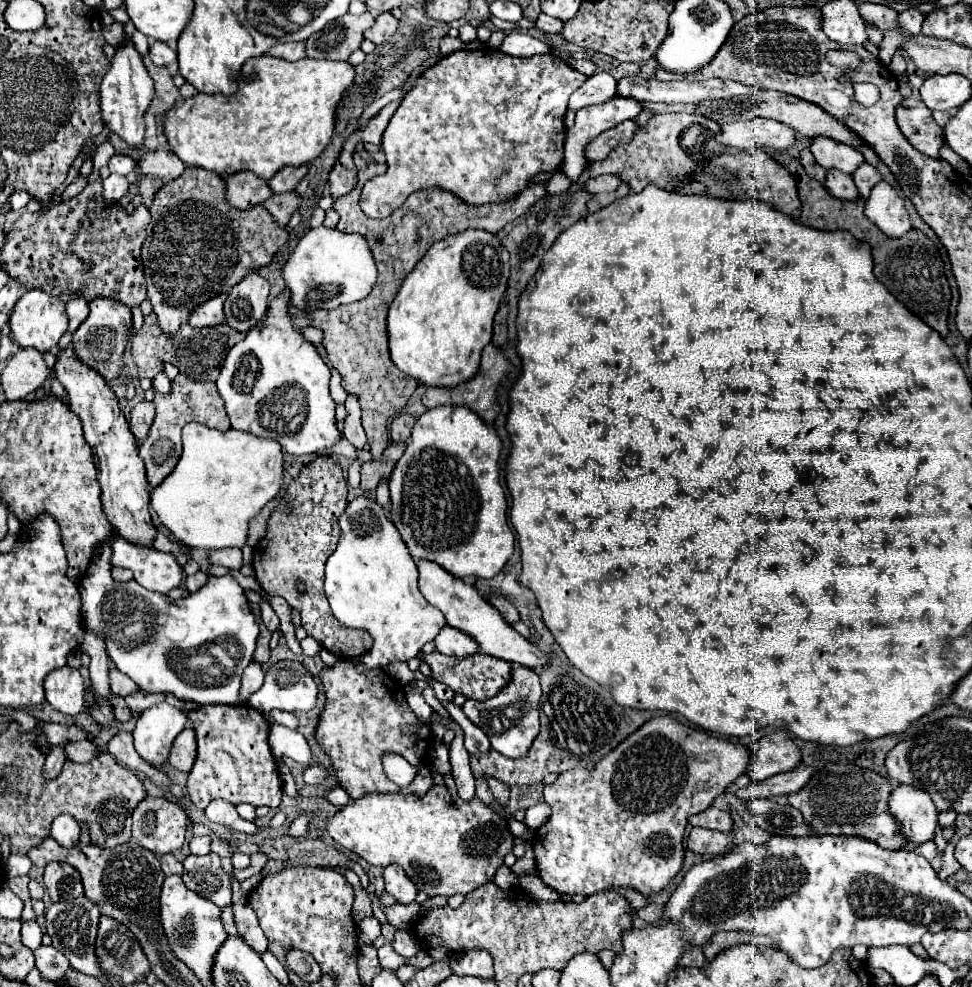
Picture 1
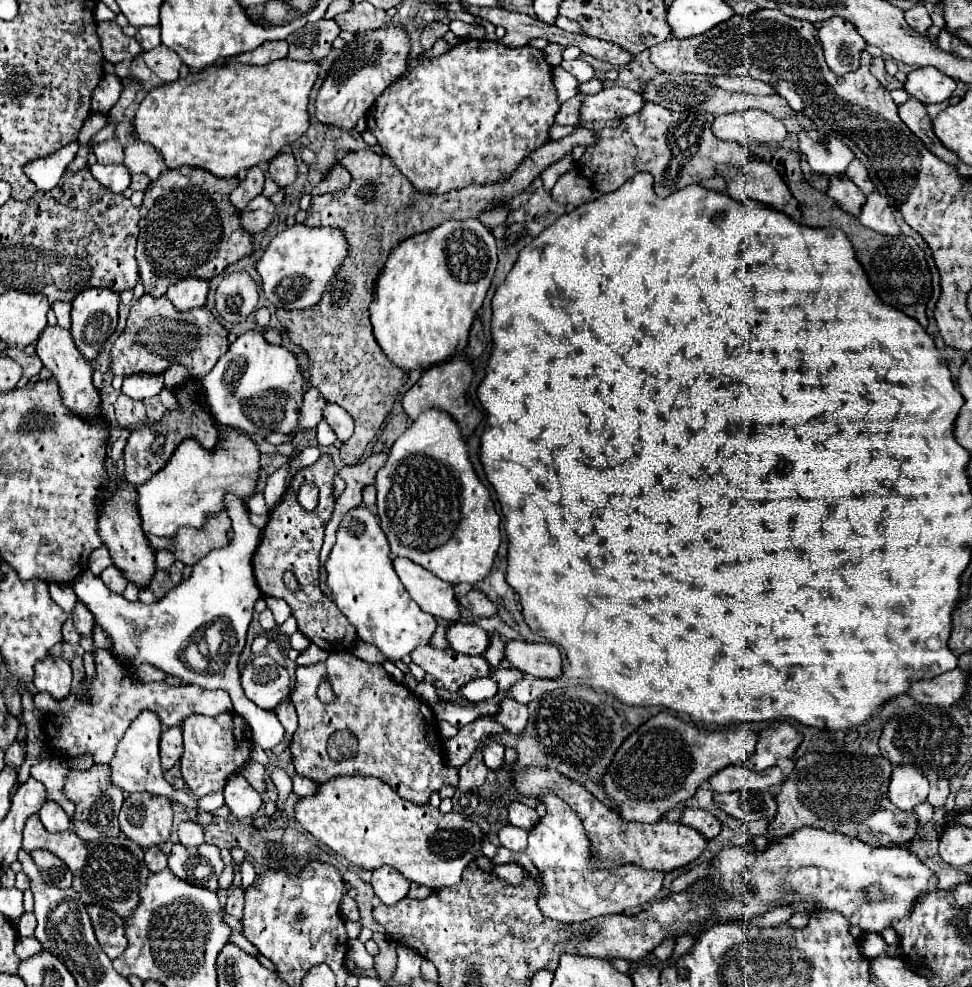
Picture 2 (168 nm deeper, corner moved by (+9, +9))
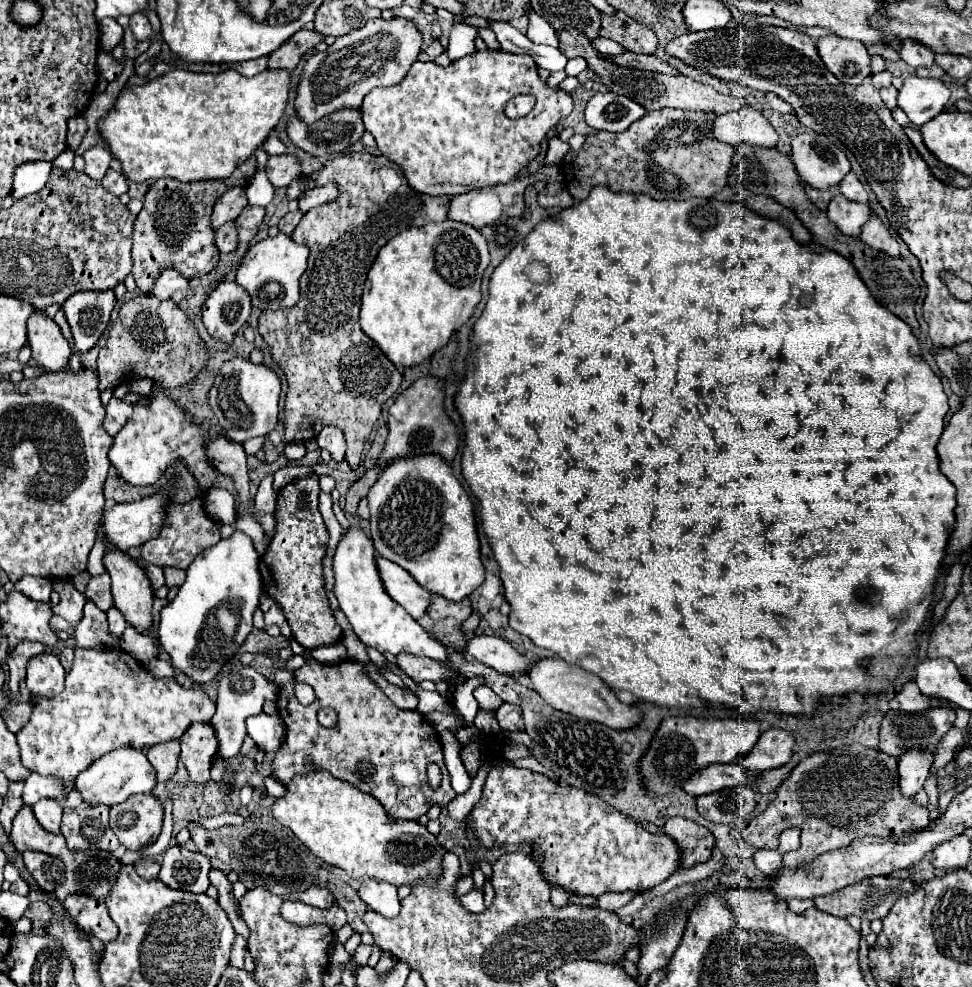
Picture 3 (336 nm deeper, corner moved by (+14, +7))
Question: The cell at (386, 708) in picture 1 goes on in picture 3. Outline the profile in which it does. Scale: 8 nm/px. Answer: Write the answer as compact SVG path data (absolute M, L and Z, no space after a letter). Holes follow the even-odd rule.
M310 658L294 672L294 678L280 688L276 708L284 720L286 738L272 760L272 776L282 784L296 774L328 770L334 778L350 782L358 790L374 796L386 806L384 812L394 820L418 820L432 804L444 808L456 796L444 764L442 744L438 734L434 734L434 728L426 724L418 712L394 706L392 700L366 676L360 662L346 660L340 664L320 664ZM294 682L304 682L314 688L316 700L310 706L298 702L294 696ZM322 706L336 710L336 728L328 730L316 720ZM428 764L440 766L442 784L438 790L428 782Z

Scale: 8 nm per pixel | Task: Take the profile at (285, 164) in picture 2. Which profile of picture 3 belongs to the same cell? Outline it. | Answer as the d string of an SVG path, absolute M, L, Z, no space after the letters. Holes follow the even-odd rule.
M292 154L270 156L266 162L266 174L274 188L288 188L296 178L302 178L302 166Z

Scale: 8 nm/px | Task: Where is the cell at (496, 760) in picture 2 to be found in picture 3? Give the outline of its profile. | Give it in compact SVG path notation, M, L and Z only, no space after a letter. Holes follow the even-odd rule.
M472 678L472 680L466 680L464 684L456 686L456 692L452 692L452 700L454 700L454 706L456 710L464 716L464 720L468 722L468 726L474 724L474 716L478 712L478 702L474 700L472 692L482 686L482 680L480 678Z

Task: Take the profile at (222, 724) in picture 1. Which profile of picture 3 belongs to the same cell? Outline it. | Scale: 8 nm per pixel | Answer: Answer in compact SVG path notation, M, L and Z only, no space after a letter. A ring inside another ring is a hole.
M194 724L182 738L182 754L180 758L184 760L188 774L192 782L196 784L206 784L208 782L208 772L212 766L212 758L218 750L216 734L210 724Z

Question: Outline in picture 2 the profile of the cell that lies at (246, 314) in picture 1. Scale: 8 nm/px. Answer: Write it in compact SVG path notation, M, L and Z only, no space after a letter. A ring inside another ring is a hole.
M231 272L217 286L215 308L225 322L243 322L257 306L259 292L247 272Z

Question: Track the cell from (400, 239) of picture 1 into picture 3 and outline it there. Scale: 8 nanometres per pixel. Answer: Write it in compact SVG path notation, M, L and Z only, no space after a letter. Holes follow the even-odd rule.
M354 152L354 154L344 154L344 156L336 156L336 158L332 158L332 160L326 160L326 162L322 164L320 170L308 174L308 180L314 182L316 186L324 186L324 184L330 184L330 182L336 184L336 186L338 186L338 196L336 196L336 200L332 200L332 202L328 202L328 204L322 204L322 206L316 206L316 208L308 210L308 212L302 216L300 224L296 226L294 234L290 236L296 244L304 244L304 246L310 248L308 268L306 268L306 272L304 272L302 278L300 278L300 300L298 300L292 308L284 308L284 310L276 310L276 312L264 310L262 316L258 318L258 332L260 332L260 336L264 338L264 342L270 346L272 360L282 368L282 372L284 372L284 376L286 376L286 380L288 380L288 392L286 392L286 402L284 402L284 442L296 442L296 444L308 442L308 440L316 438L324 426L330 426L330 424L332 424L332 426L338 426L338 428L344 432L344 436L346 436L346 446L348 446L348 450L346 450L346 462L350 464L352 470L356 470L358 464L360 464L360 456L362 456L364 444L366 444L366 440L368 440L368 436L370 436L370 432L372 432L372 428L374 428L374 424L376 424L376 420L378 420L378 416L380 416L382 404L398 390L398 386L400 386L400 382L402 382L402 376L400 376L400 372L396 370L396 366L394 366L394 364L384 356L384 352L362 332L362 328L360 328L360 324L358 324L360 298L362 298L366 274L368 274L368 270L370 270L370 266L372 266L372 262L374 262L378 250L380 250L390 238L394 238L398 232L402 232L402 230L406 230L406 228L412 228L412 226L426 226L428 222L444 222L444 220L446 220L446 214L448 214L448 200L450 200L450 198L448 198L448 196L438 196L438 198L434 198L434 196L426 196L426 194L414 192L414 190L410 188L408 180L404 178L402 168L398 168L394 162L390 162L390 160L384 158L384 156L374 156L374 154L366 154L366 152L362 152L362 154L356 154L356 152Z

